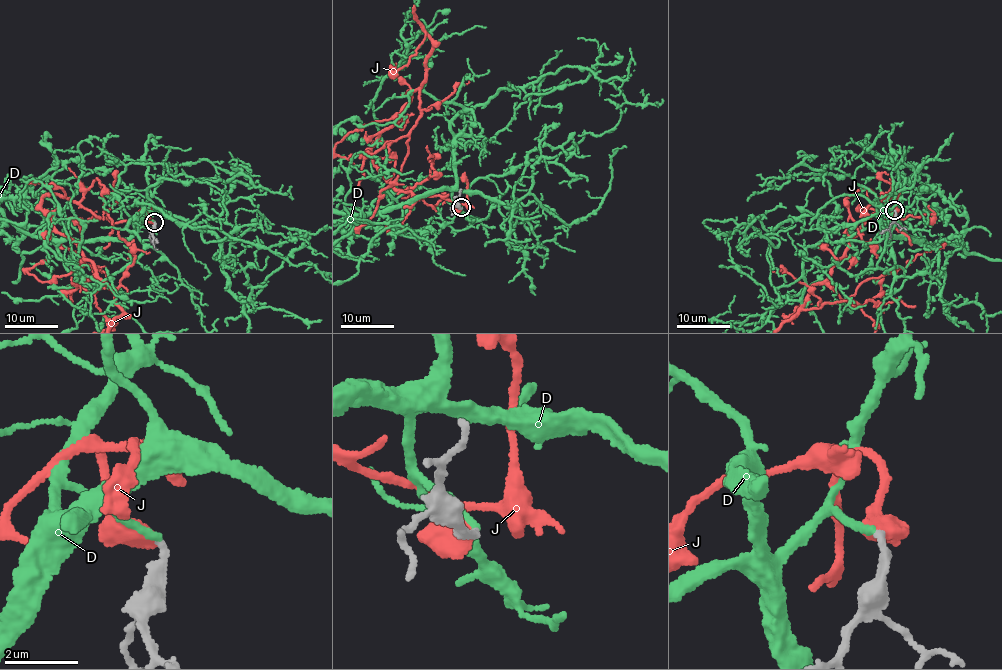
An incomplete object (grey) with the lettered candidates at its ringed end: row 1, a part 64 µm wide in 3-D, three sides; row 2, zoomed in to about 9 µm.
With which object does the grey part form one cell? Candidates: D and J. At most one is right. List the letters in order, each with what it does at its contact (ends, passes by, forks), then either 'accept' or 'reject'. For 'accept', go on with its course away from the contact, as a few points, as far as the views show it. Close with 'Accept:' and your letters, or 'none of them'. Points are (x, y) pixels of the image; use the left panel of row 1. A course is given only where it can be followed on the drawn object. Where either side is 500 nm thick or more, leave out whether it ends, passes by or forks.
D: it ends | accept
J: reject
Accept: D

